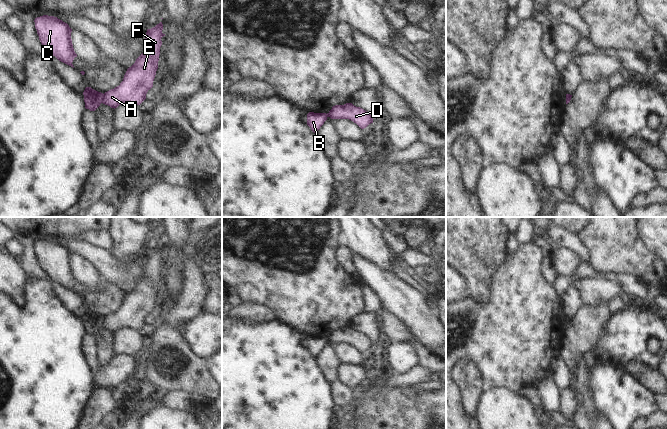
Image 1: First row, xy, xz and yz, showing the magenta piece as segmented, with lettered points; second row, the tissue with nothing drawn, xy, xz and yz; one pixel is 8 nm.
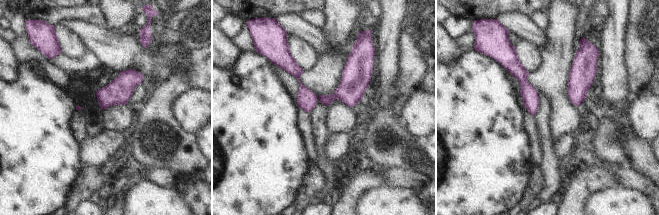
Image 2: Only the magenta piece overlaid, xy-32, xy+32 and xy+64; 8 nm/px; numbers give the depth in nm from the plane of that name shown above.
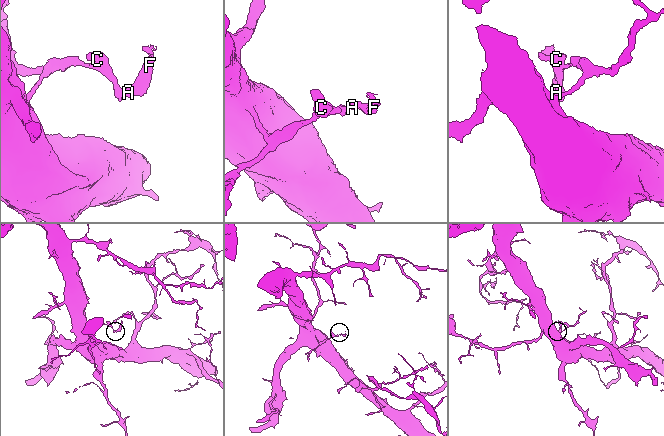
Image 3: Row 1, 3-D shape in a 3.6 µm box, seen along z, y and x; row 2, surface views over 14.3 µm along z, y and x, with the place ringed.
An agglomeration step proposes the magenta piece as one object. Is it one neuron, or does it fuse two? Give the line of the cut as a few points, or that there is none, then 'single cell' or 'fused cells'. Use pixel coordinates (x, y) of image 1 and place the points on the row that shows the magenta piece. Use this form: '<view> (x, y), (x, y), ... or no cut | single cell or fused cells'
xy (103, 94), (101, 102) | fused cells

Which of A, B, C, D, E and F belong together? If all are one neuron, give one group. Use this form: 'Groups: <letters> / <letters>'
Groups: A D E F / B C

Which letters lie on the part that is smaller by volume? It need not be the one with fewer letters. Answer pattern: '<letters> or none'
A, D, E, F

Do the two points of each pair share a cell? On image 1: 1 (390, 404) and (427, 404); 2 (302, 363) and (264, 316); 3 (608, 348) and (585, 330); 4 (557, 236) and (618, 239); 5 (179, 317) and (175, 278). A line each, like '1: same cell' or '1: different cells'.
1: same cell
2: different cells
3: different cells
4: same cell
5: different cells

